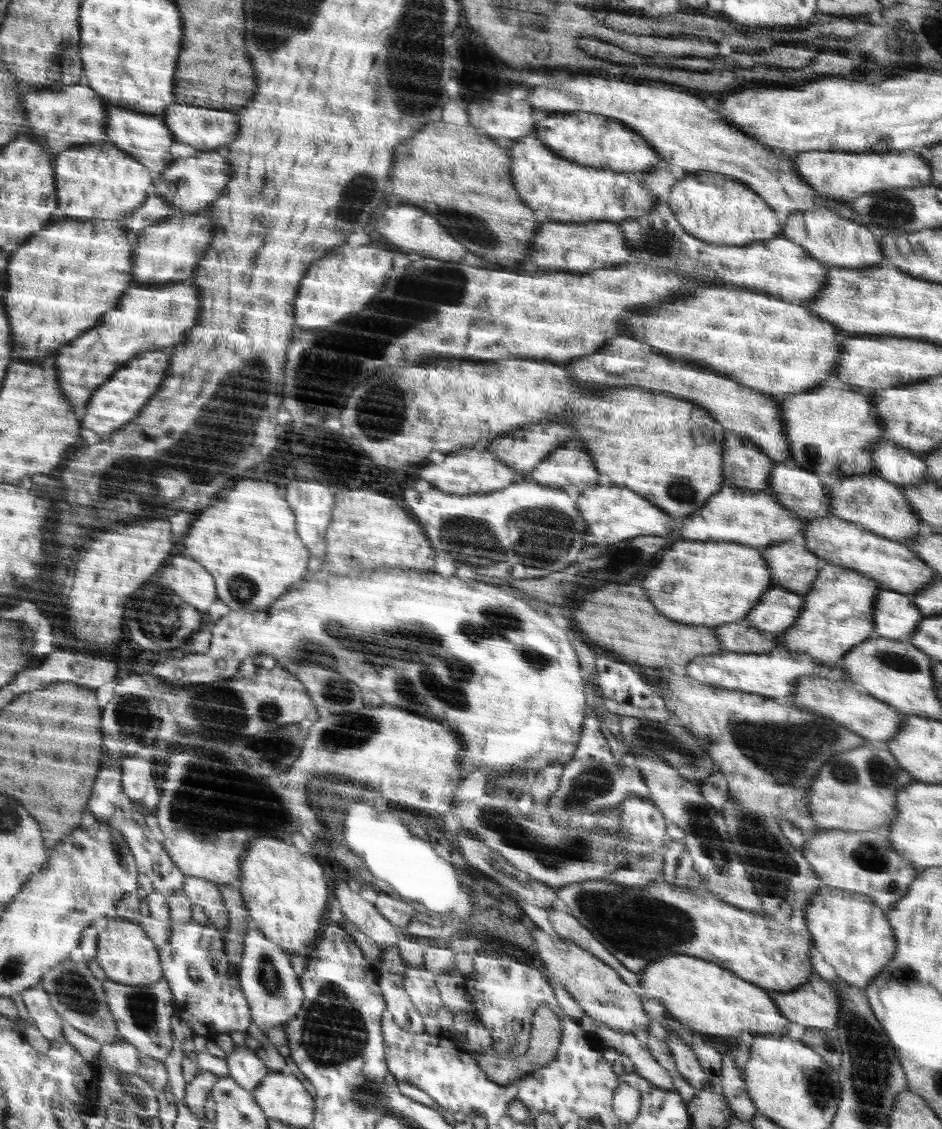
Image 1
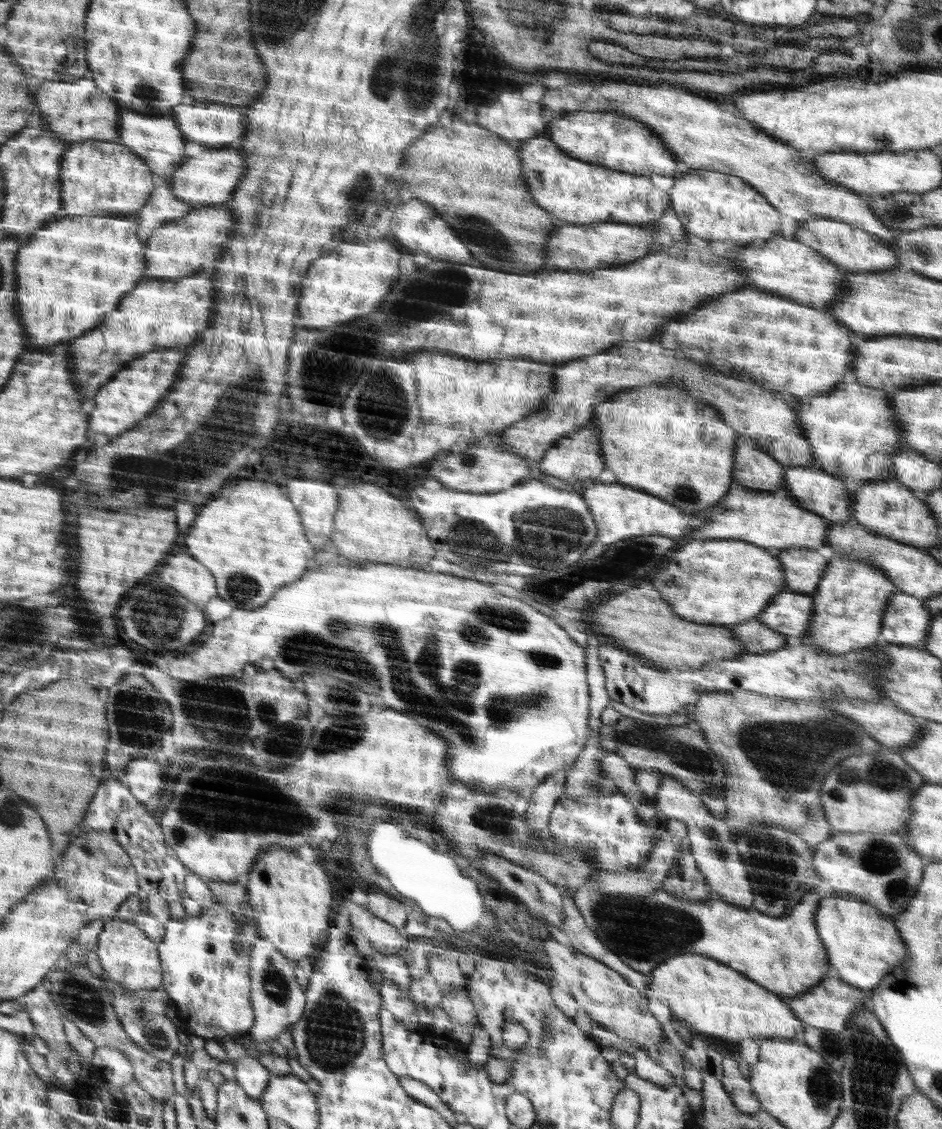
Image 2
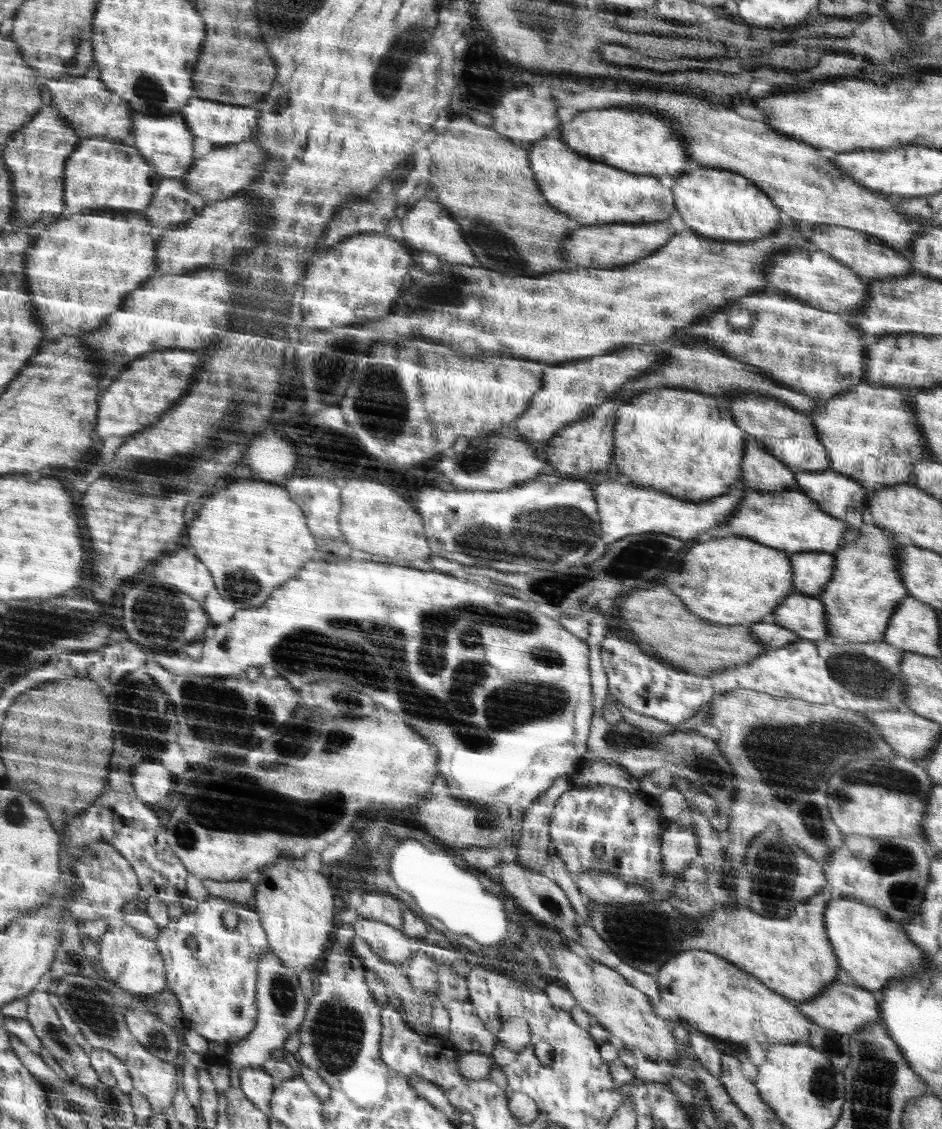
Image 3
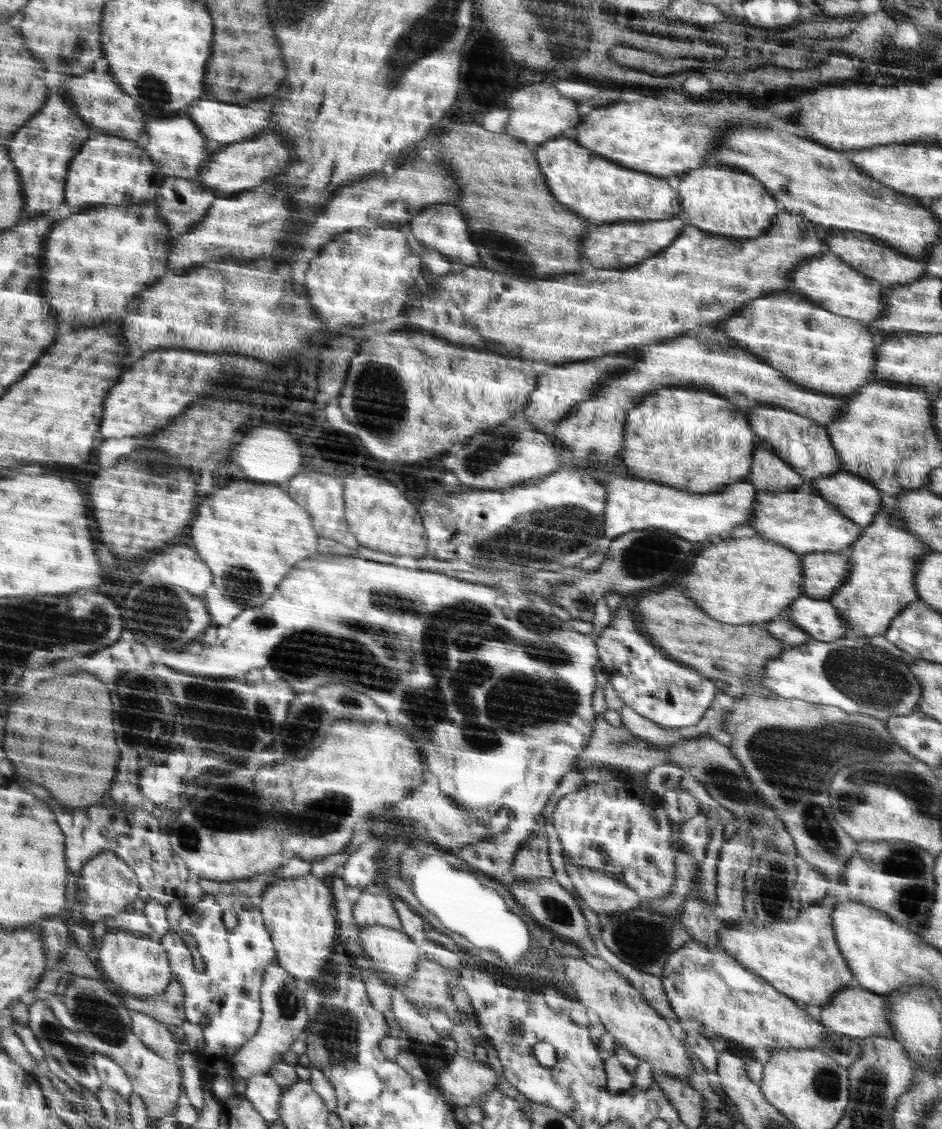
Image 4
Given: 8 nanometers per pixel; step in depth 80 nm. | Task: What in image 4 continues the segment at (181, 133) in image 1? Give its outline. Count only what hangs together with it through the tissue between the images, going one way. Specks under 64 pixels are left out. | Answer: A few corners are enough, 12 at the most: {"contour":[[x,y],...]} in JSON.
{"contour":[[271,96],[196,99],[183,113],[206,139],[244,142],[269,125]]}

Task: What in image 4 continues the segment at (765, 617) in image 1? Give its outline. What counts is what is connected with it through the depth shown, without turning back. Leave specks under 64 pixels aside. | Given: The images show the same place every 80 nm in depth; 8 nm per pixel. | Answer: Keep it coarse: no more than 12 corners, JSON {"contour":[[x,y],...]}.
{"contour":[[805,594],[782,617],[812,639],[841,639],[849,626],[829,600]]}

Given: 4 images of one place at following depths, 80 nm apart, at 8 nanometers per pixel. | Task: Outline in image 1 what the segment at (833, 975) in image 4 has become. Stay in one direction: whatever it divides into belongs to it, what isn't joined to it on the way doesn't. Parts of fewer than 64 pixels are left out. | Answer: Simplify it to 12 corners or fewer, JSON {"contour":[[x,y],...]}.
{"contour":[[554,889],[628,970],[695,956],[772,992],[816,974],[787,924],[708,890]]}

